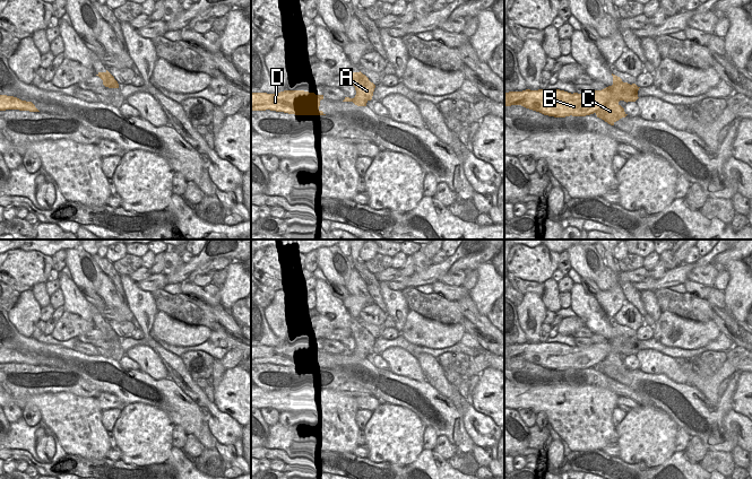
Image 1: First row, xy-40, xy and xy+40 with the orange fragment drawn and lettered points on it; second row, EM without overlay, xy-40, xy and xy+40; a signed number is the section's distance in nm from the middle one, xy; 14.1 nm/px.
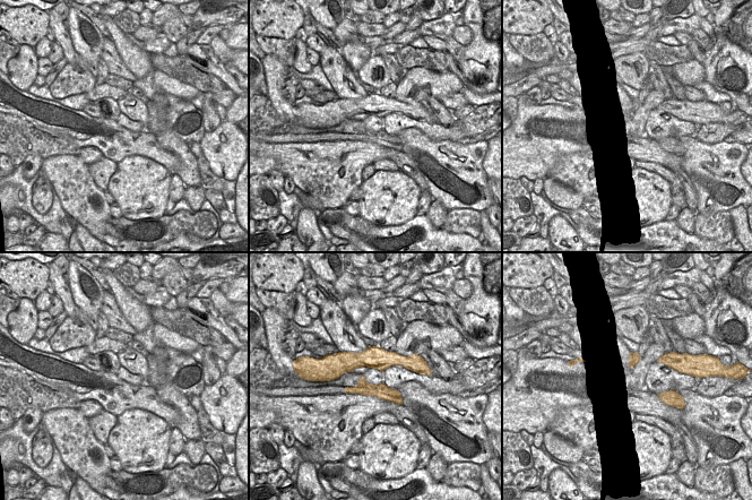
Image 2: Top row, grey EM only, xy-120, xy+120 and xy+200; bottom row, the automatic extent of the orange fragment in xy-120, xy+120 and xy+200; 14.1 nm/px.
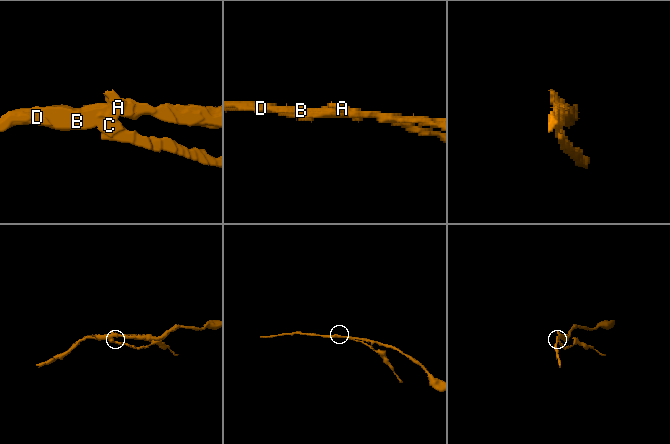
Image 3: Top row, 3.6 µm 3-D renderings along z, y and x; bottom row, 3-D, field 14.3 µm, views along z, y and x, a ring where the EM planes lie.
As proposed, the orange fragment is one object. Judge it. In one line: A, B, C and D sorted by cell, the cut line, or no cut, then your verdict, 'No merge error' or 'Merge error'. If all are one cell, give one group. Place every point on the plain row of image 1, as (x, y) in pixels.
Groups: A B D / C. Split along xy+40 (619, 351), (612, 351), (595, 365). Merge error.

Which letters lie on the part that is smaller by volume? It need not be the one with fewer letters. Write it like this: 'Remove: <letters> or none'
Remove: C

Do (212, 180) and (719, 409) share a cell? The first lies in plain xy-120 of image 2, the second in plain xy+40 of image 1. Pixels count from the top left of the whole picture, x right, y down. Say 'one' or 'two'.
two

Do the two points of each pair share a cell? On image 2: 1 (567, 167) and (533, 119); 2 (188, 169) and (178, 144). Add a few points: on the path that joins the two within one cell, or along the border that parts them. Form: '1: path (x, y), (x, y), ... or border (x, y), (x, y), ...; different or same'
1: border (586, 151), (563, 154), (555, 163), (550, 177); different
2: path (188, 163), (181, 149); same

